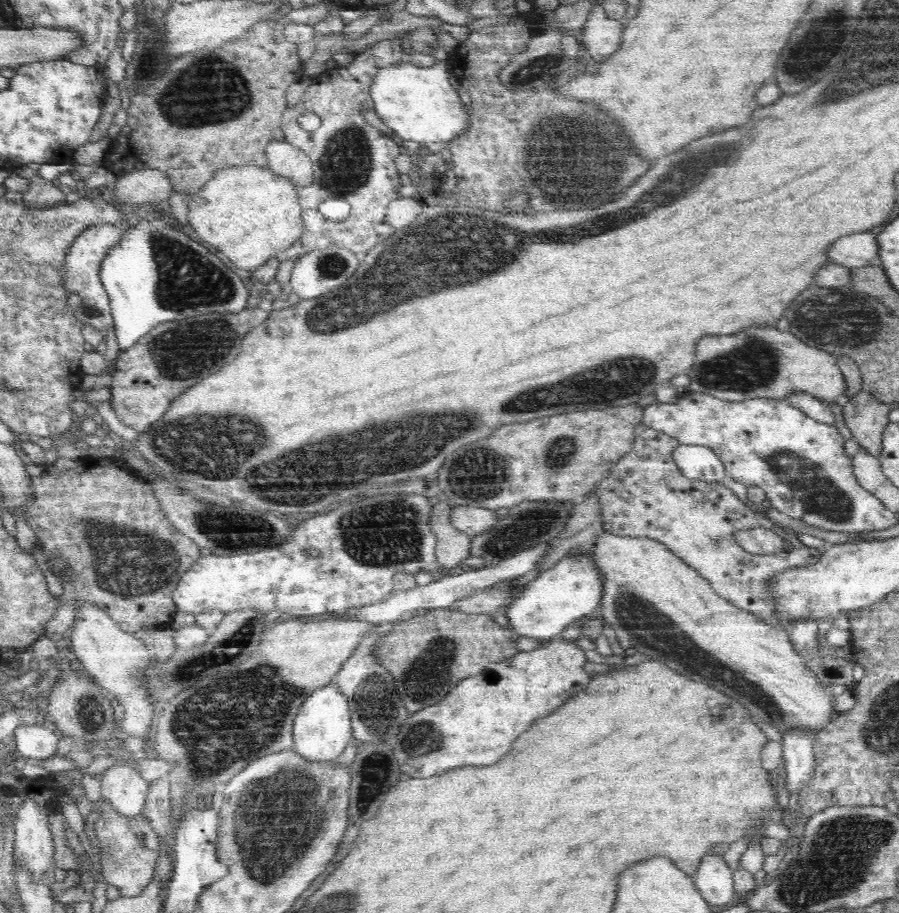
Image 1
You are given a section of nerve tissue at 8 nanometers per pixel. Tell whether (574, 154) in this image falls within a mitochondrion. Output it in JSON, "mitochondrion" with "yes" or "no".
{"mitochondrion":"yes"}

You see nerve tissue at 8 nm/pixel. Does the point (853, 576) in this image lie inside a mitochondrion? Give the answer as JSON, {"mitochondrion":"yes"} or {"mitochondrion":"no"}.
{"mitochondrion":"no"}

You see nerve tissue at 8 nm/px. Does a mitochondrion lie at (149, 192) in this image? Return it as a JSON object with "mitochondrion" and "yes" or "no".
{"mitochondrion":"no"}

